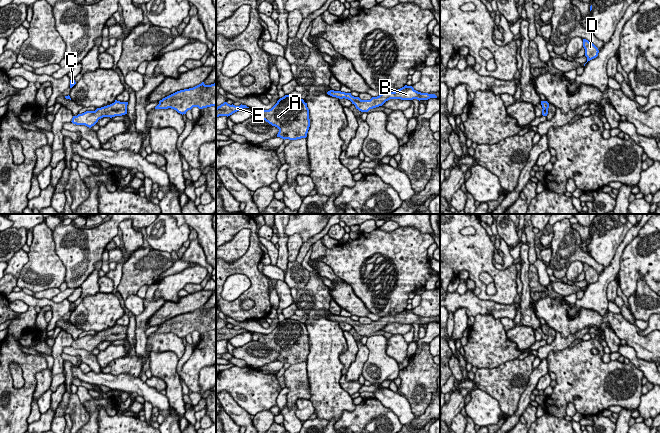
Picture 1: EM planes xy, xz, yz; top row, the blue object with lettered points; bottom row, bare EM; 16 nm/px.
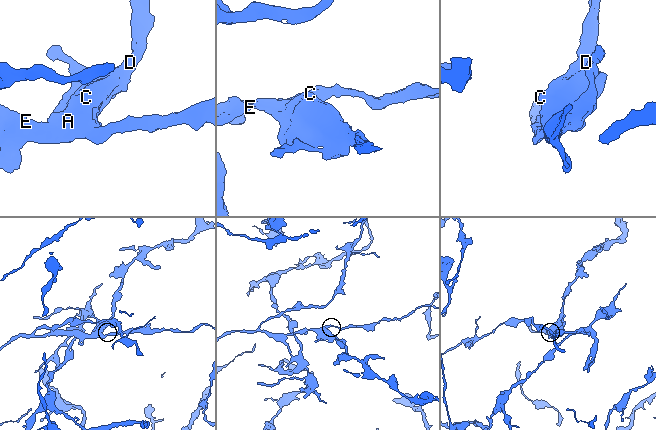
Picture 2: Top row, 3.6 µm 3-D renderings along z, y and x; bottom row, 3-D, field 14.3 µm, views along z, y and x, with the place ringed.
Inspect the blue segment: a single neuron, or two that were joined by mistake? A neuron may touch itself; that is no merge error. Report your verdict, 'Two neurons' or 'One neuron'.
One neuron

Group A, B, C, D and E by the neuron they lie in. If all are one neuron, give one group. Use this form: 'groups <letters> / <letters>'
groups A B C D E

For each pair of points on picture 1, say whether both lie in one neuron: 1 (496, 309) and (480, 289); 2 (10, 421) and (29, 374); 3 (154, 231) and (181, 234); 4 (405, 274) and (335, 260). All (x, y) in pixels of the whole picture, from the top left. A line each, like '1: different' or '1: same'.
1: different
2: same
3: same
4: same

